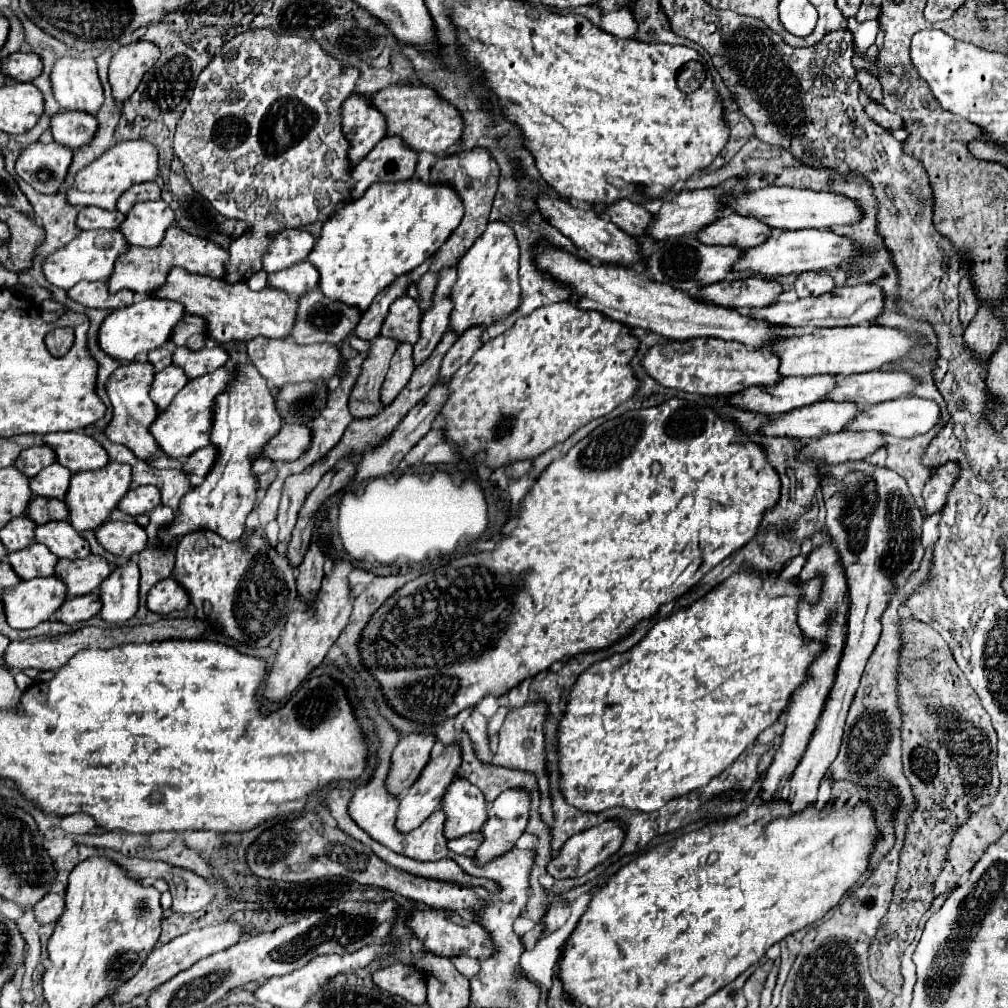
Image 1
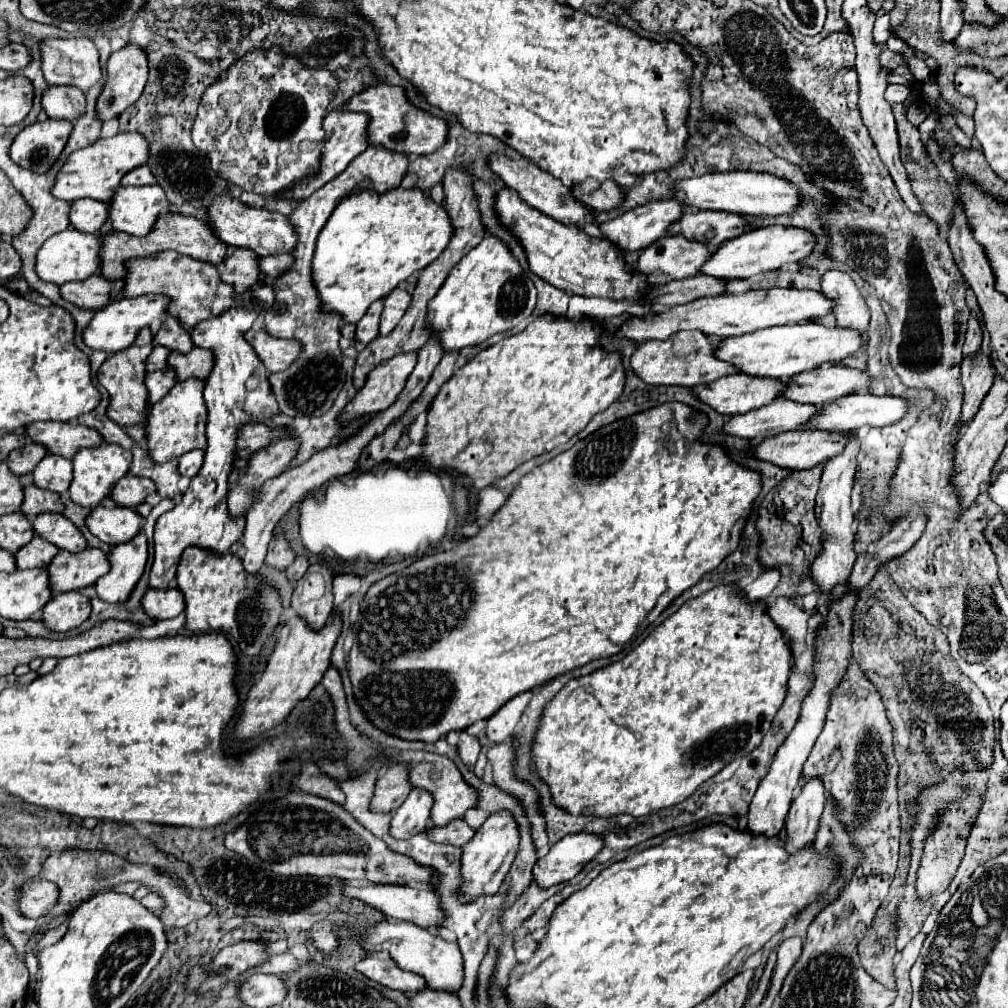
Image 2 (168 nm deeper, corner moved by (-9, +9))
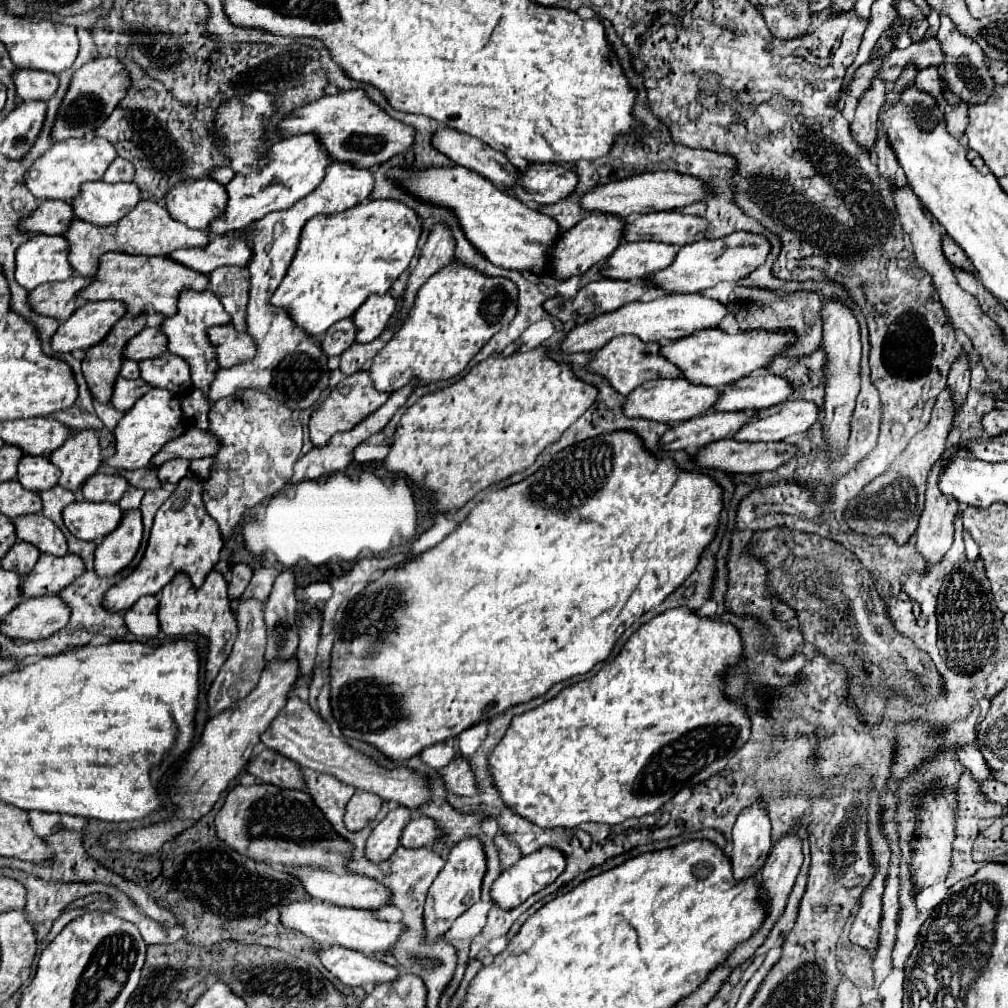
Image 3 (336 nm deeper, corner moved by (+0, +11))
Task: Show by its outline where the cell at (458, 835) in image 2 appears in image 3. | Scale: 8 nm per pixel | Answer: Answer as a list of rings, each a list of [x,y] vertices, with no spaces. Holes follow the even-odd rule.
[[[419,817],[419,819],[411,819],[405,825],[399,845],[407,847],[407,849],[409,847],[415,849],[415,847],[425,847],[429,841],[439,841],[439,837],[441,837],[441,833],[439,833],[437,825],[433,823],[433,819]]]

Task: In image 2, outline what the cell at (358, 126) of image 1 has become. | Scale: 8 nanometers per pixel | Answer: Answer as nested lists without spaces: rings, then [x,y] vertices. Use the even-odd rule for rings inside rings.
[[[332,109],[326,117],[324,117],[324,129],[326,129],[326,145],[322,151],[322,171],[318,173],[318,177],[310,179],[310,181],[300,181],[294,185],[292,193],[288,191],[286,197],[292,199],[306,199],[310,197],[316,189],[320,189],[322,185],[326,185],[328,181],[332,181],[336,175],[340,175],[348,163],[358,157],[358,153],[368,149],[368,115],[364,113],[354,113],[354,111],[342,111],[342,109]]]

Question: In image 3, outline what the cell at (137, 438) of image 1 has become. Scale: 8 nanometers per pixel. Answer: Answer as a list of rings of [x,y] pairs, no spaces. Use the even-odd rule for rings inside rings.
[[[125,315],[121,317],[113,329],[109,331],[109,335],[97,343],[95,347],[85,351],[83,357],[83,375],[85,381],[89,385],[89,391],[93,393],[93,397],[101,403],[109,403],[111,393],[113,393],[113,383],[119,375],[123,357],[121,351],[127,345],[127,341],[131,337],[135,337],[141,329],[145,327],[145,315]]]

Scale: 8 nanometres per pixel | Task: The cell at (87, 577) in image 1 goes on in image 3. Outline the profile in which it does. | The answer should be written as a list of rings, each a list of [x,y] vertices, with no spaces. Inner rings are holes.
[[[41,555],[33,571],[21,577],[21,597],[43,597],[57,595],[65,585],[73,583],[73,579],[85,573],[83,563],[75,555]]]

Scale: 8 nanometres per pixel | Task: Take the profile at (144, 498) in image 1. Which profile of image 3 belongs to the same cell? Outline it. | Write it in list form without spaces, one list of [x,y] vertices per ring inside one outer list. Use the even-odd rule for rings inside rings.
[[[95,473],[91,479],[85,481],[85,487],[81,487],[79,491],[85,501],[119,503],[119,499],[127,491],[127,487],[129,487],[129,483],[125,483],[125,477]]]

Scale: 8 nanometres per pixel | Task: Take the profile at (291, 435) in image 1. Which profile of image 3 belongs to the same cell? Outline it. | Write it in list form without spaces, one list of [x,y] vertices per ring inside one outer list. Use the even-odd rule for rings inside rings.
[[[189,429],[187,433],[179,435],[177,439],[171,439],[169,443],[165,443],[165,447],[161,447],[157,455],[153,455],[153,459],[149,461],[149,467],[157,469],[169,459],[193,461],[201,457],[211,457],[217,453],[217,447],[219,447],[217,439],[213,439],[213,435],[209,435],[207,431]]]

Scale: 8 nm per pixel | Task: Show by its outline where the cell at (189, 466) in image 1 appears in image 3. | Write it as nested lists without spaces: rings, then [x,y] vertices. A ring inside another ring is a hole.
[[[171,459],[169,463],[163,463],[157,471],[157,477],[161,479],[161,483],[173,483],[177,485],[189,471],[189,461],[185,459]]]

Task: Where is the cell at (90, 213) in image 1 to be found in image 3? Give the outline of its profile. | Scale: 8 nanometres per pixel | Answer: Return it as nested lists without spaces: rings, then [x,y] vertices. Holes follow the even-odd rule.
[[[43,201],[35,211],[31,211],[25,219],[21,219],[19,229],[25,233],[61,235],[65,227],[69,227],[71,219],[73,219],[73,211],[69,211],[69,203]]]

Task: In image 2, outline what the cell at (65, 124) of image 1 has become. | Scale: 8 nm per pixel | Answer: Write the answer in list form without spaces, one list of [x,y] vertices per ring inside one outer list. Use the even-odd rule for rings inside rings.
[[[50,85],[42,95],[42,107],[50,119],[76,121],[86,113],[86,95],[68,85]]]

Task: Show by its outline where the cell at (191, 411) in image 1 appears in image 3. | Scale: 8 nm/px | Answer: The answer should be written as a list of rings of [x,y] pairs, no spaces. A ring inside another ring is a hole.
[[[149,389],[117,423],[113,435],[115,435],[115,455],[105,459],[103,465],[109,465],[113,469],[143,469],[149,465],[149,459],[169,441],[177,435],[183,435],[187,431],[187,425],[183,421],[181,405],[179,401],[169,395],[169,391],[161,389]]]

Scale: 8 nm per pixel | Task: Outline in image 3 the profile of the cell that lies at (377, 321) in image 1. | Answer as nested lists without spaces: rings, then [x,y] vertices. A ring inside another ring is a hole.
[[[343,319],[337,325],[329,327],[329,331],[321,341],[321,351],[327,357],[335,357],[341,355],[353,341],[355,341],[355,325],[351,319]]]

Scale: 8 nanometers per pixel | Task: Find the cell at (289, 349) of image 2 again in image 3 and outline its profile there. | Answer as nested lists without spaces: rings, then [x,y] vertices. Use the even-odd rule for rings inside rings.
[[[231,325],[209,327],[207,337],[209,337],[209,343],[215,347],[215,357],[217,357],[219,367],[231,367],[233,363],[243,363],[245,359],[253,359],[253,351],[257,351],[257,347],[253,347],[253,339],[247,333],[233,331]]]

